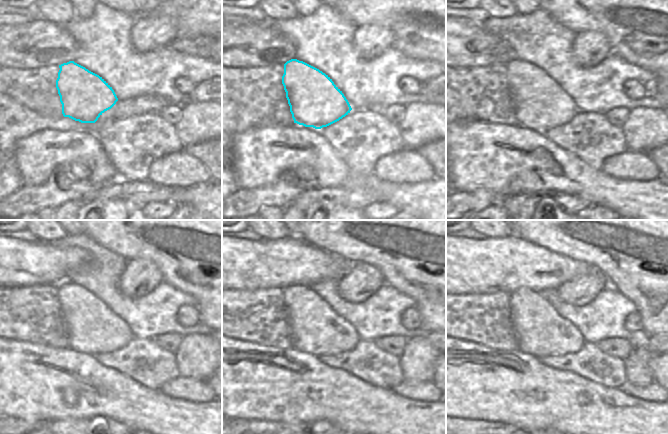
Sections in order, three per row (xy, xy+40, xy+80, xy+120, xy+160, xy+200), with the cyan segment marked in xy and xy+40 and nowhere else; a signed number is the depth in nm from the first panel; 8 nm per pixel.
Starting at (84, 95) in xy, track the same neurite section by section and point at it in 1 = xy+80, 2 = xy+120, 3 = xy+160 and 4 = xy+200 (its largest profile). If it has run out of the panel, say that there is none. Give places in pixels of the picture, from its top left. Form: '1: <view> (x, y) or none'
1: xy+80 (540, 104)
2: xy+120 (93, 328)
3: xy+160 (315, 327)
4: xy+200 (540, 330)

